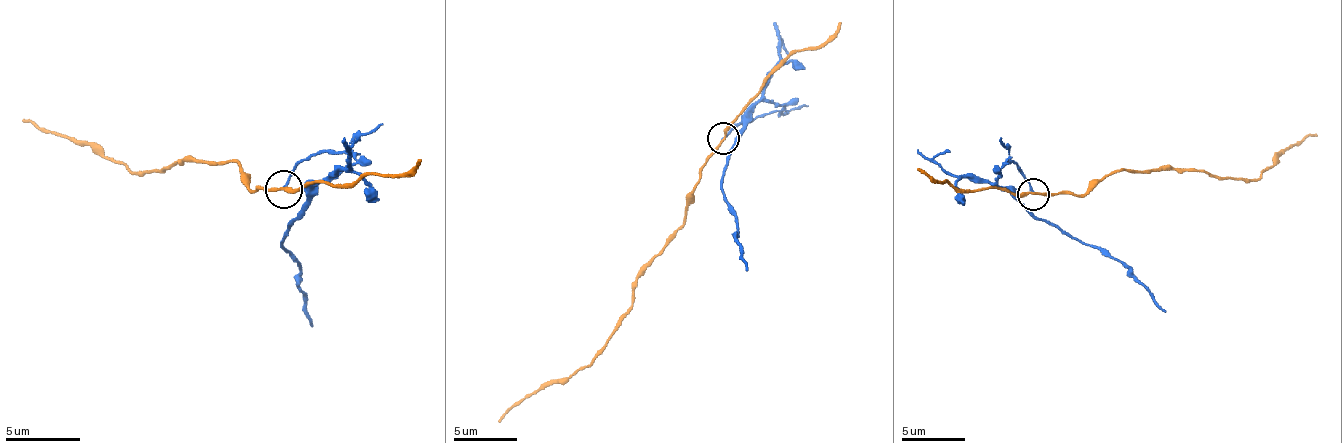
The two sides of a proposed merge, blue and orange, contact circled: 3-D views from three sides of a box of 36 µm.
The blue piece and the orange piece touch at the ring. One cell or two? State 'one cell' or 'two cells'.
two cells

